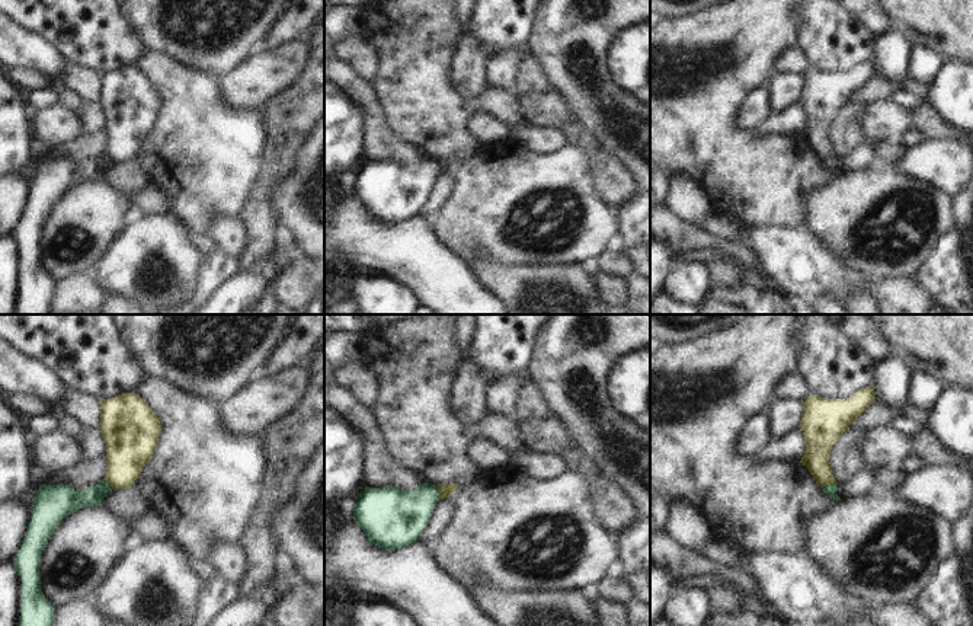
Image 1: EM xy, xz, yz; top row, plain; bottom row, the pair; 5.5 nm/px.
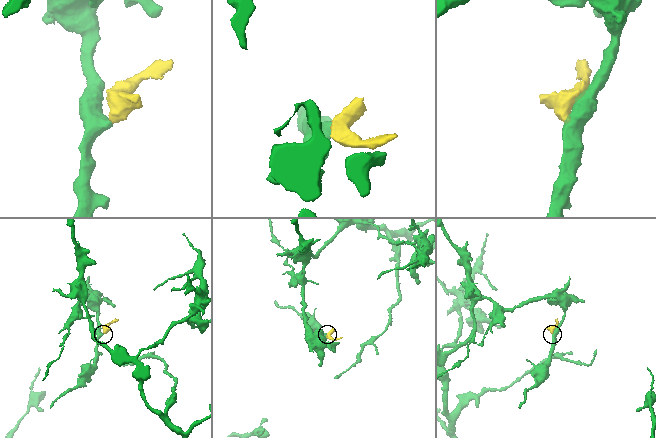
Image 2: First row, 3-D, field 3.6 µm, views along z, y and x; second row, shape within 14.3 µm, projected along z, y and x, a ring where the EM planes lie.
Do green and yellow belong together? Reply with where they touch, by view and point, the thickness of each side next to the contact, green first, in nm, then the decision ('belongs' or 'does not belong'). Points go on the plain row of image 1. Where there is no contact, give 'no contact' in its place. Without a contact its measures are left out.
yz (831, 157) | 70/160 nm | does not belong

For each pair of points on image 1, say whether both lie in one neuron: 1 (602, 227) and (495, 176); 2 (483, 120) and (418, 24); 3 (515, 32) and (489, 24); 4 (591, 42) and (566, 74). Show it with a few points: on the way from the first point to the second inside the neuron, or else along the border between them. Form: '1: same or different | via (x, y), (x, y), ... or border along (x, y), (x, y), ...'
1: same | via (582, 198), (572, 185), (524, 185)
2: different | border along (466, 123), (476, 112), (487, 112), (509, 128)
3: same | via (509, 34), (495, 24)
4: same | via (594, 54), (592, 58), (586, 58), (576, 70)

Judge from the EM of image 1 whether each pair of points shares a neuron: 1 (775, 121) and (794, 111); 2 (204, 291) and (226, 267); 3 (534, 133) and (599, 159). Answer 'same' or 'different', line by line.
1: same
2: same
3: different

